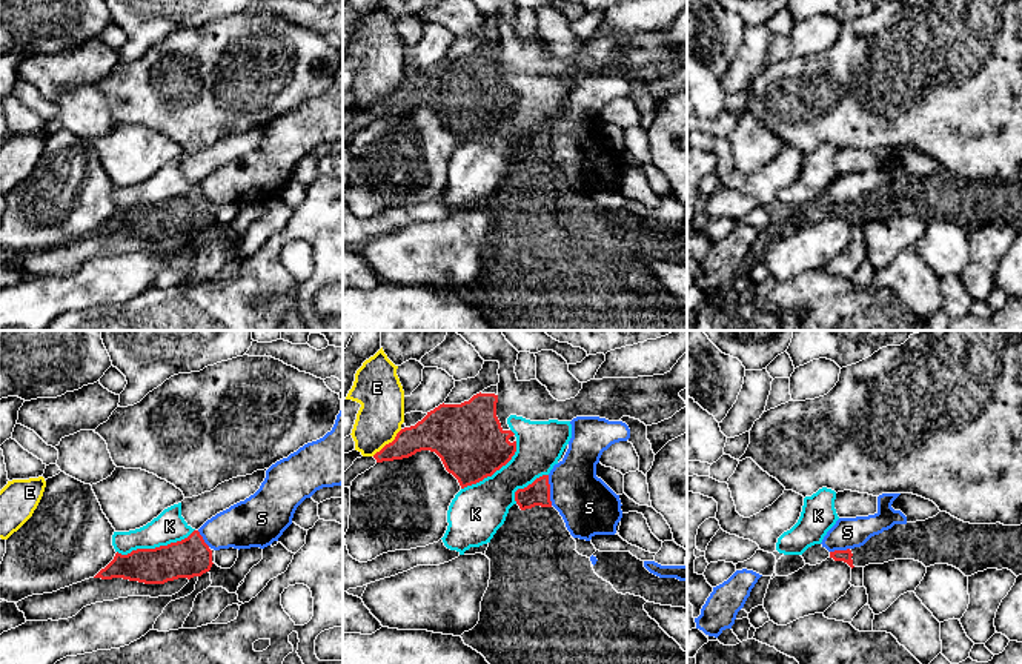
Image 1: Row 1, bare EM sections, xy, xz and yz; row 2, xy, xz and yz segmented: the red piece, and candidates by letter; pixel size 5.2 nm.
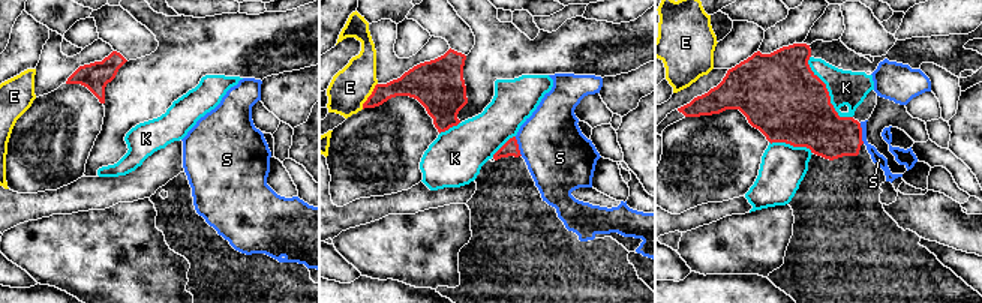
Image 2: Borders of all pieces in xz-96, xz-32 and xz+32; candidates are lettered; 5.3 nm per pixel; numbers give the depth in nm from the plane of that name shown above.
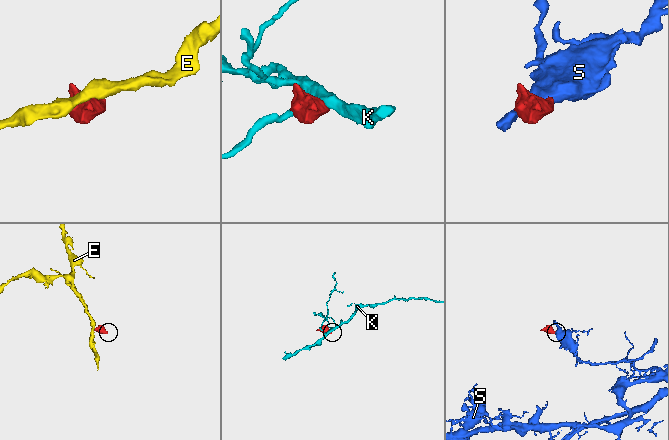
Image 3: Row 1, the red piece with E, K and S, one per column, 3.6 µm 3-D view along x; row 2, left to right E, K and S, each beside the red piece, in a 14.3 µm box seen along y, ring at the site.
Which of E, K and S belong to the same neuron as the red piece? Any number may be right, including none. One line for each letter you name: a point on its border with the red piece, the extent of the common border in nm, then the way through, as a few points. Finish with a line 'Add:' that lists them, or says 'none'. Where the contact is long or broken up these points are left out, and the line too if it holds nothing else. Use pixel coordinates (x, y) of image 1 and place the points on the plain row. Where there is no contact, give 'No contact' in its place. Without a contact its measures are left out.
Add: none

